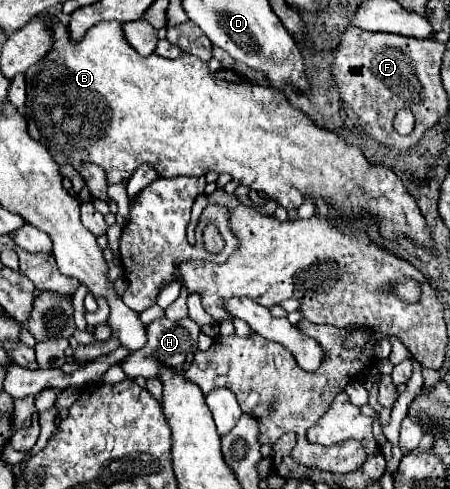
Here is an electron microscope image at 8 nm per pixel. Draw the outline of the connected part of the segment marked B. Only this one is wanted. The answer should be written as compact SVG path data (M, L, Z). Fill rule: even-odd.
M50 17L48 19L48 29L52 33L52 39L54 39L54 45L52 49L34 65L30 67L30 71L26 71L26 109L24 109L24 117L28 121L28 133L32 139L36 139L38 143L46 145L48 151L52 151L56 163L68 163L72 167L76 167L82 159L84 161L92 161L96 165L100 165L104 171L106 171L106 177L108 177L108 185L114 185L114 183L122 183L126 179L130 179L130 175L136 171L136 167L140 167L142 163L150 163L152 167L156 167L158 175L160 177L178 177L178 175L204 175L208 171L214 171L214 173L230 173L238 183L242 185L248 185L250 189L254 191L264 191L268 199L276 199L282 207L286 209L292 209L292 207L300 207L300 203L304 201L306 195L310 195L314 201L318 197L324 197L326 201L334 201L338 205L338 209L342 211L344 217L350 217L350 215L358 215L362 211L368 211L372 213L378 221L380 221L380 233L384 239L396 239L398 235L406 235L410 239L414 239L416 243L424 245L424 247L432 247L432 241L430 241L430 231L426 229L426 223L418 211L418 205L414 203L412 195L408 195L406 187L402 185L402 181L386 167L376 167L376 165L370 165L362 151L352 147L352 145L346 145L342 139L338 139L334 133L330 131L324 131L320 127L314 125L314 121L304 115L302 111L294 109L284 95L280 95L278 89L274 87L260 87L252 81L248 81L246 77L242 77L240 73L232 71L232 69L224 69L224 75L220 73L210 73L208 65L202 63L200 59L194 59L194 55L186 55L182 53L178 59L164 59L156 53L152 53L150 57L142 57L138 55L138 51L134 51L134 47L126 41L124 37L124 31L122 31L122 23L118 21L108 21L108 23L98 23L94 25L82 41L72 41L70 39L70 31L68 31L68 25L64 25L58 17Z

